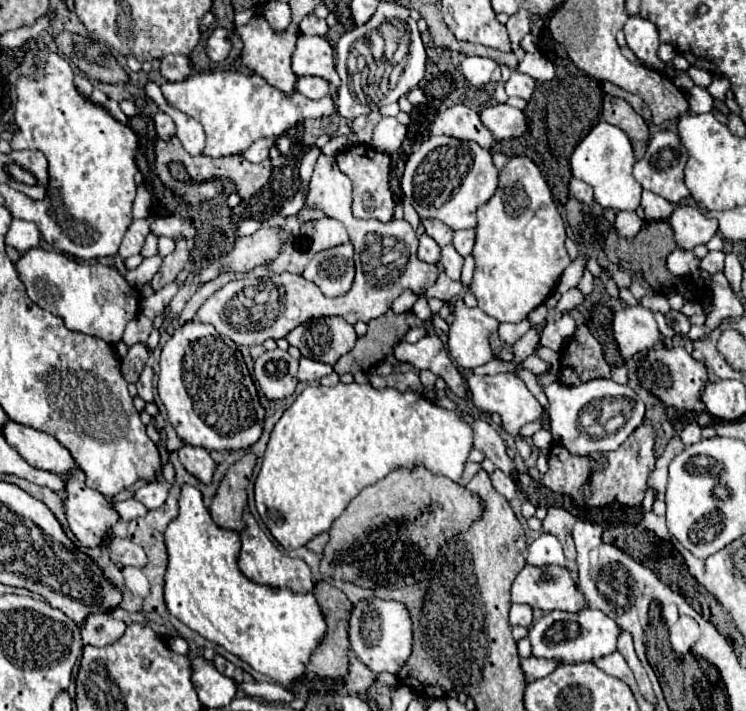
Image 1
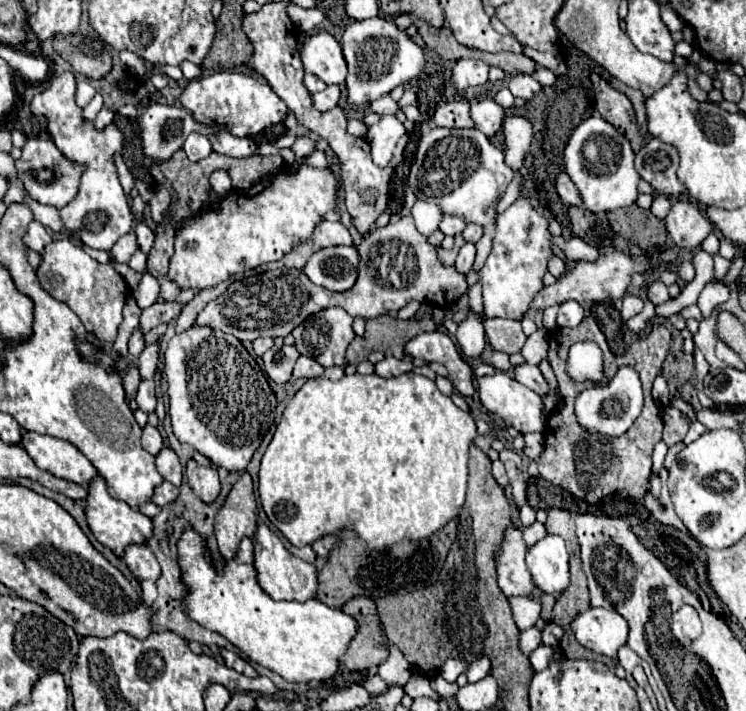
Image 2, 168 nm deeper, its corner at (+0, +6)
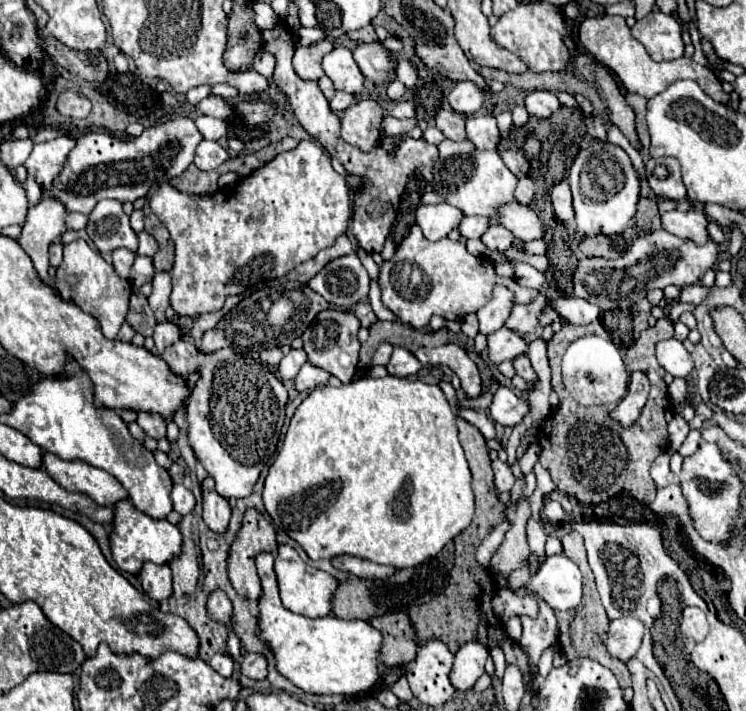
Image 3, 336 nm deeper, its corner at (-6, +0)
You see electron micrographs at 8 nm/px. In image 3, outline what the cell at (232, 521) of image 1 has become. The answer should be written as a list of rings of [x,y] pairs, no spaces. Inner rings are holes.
[[[248,507],[244,513],[244,519],[242,519],[242,527],[228,551],[228,577],[230,577],[230,583],[236,589],[236,593],[242,597],[248,597],[252,601],[256,601],[262,595],[260,579],[258,579],[256,567],[254,567],[254,555],[262,553],[262,551],[276,551],[276,533],[274,533],[274,527],[262,517],[260,511],[256,511],[254,507]]]

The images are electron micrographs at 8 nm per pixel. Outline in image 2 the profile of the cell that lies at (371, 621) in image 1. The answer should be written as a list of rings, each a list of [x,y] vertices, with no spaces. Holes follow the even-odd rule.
[[[388,643],[390,645],[390,657],[378,667],[378,675],[390,683],[390,685],[400,685],[404,687],[412,675],[412,665],[406,661],[406,657],[402,655],[402,651]]]

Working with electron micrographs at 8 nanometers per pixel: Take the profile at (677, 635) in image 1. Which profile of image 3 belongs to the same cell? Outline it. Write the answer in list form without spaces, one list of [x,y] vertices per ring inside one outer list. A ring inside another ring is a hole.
[[[686,607],[680,621],[680,633],[684,639],[694,639],[696,643],[702,641],[708,635],[706,615],[698,607]]]

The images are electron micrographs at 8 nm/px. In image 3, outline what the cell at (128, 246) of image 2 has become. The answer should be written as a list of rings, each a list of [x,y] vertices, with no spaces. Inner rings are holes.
[[[116,249],[116,251],[112,253],[112,265],[114,265],[116,273],[118,273],[120,277],[124,277],[124,279],[128,279],[134,259],[136,259],[136,253],[134,253],[134,251],[128,251],[128,249]]]

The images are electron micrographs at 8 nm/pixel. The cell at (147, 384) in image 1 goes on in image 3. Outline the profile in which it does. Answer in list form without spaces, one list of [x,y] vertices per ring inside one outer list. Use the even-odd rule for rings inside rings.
[[[140,411],[136,421],[144,429],[144,433],[154,439],[160,439],[166,435],[166,423],[164,419],[160,419],[160,415],[148,415],[148,411]]]

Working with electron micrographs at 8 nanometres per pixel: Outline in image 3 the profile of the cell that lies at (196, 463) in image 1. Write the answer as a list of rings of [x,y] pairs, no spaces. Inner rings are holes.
[[[206,477],[202,481],[202,505],[204,505],[206,525],[216,533],[226,531],[232,509],[230,509],[230,503],[216,491],[212,477]]]

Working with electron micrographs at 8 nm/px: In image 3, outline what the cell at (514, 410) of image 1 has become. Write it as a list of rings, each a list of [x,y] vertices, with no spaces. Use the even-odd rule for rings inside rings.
[[[498,387],[494,393],[494,401],[490,405],[490,417],[504,425],[504,427],[516,427],[524,421],[524,417],[530,413],[530,403],[518,397],[508,387]]]

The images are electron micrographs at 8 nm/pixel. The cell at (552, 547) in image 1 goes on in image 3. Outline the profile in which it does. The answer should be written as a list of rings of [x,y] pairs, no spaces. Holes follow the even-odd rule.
[[[564,553],[560,555],[552,555],[548,557],[542,567],[538,569],[536,575],[531,576],[528,569],[528,561],[518,570],[510,573],[508,577],[500,577],[498,573],[494,574],[494,578],[498,586],[508,587],[511,590],[516,590],[520,587],[530,587],[534,593],[538,593],[554,611],[570,611],[574,609],[580,599],[582,599],[582,575],[580,575],[580,569],[576,567],[576,563],[566,557]]]

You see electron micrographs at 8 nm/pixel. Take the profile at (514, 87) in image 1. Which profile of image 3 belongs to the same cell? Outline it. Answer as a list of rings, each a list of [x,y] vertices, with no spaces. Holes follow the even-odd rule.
[[[542,89],[530,91],[530,93],[526,95],[524,103],[526,103],[528,113],[530,113],[530,115],[536,115],[536,117],[540,117],[540,119],[550,117],[550,115],[552,115],[554,111],[558,111],[558,107],[560,107],[560,101],[556,99],[556,95],[550,93],[550,91],[542,91]]]

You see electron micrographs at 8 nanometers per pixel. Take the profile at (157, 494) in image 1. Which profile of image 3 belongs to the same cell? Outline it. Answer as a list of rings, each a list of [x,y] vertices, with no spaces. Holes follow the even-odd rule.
[[[174,485],[170,497],[174,501],[174,511],[178,511],[180,515],[188,515],[194,509],[196,499],[194,499],[192,491],[188,487],[184,487],[184,485]]]

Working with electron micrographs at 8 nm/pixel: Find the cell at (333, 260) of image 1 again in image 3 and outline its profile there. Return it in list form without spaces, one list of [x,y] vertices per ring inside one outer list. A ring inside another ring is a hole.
[[[352,253],[326,263],[324,269],[308,281],[308,287],[328,303],[352,307],[358,301],[368,301],[368,283],[370,277],[364,265]]]

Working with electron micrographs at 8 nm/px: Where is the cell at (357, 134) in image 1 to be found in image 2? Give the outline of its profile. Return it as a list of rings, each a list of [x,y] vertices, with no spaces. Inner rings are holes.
[[[382,95],[378,101],[374,101],[370,105],[370,109],[374,113],[378,113],[378,115],[386,115],[386,113],[396,113],[398,111],[398,105],[396,105],[396,101],[390,95]]]

